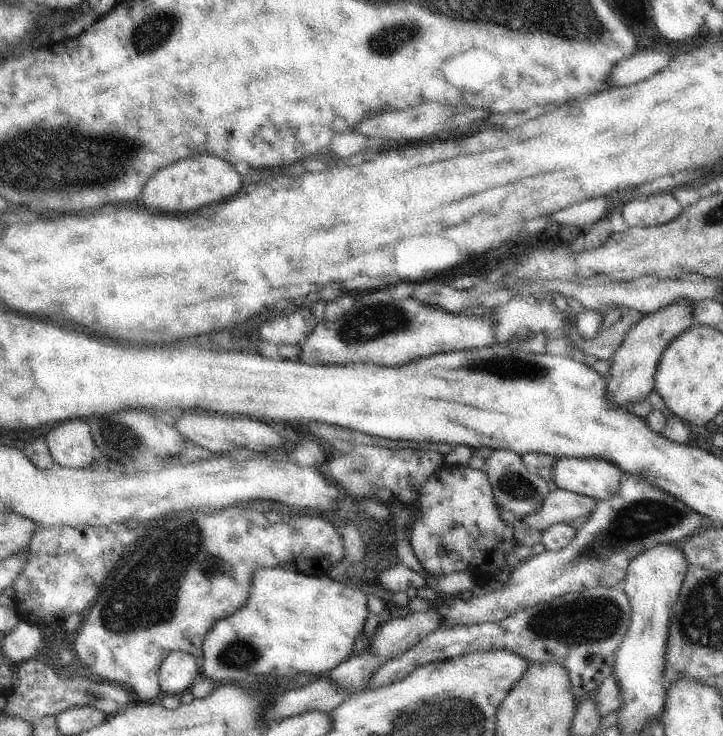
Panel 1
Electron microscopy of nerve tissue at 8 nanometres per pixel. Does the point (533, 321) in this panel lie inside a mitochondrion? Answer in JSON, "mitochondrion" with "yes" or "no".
{"mitochondrion":"no"}

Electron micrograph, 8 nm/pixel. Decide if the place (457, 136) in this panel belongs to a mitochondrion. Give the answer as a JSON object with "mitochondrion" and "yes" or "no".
{"mitochondrion":"no"}

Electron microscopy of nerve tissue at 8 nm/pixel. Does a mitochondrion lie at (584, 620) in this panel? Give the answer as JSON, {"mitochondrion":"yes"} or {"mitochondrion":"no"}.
{"mitochondrion":"yes"}

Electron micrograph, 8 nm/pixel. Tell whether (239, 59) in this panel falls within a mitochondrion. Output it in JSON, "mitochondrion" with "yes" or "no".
{"mitochondrion":"no"}

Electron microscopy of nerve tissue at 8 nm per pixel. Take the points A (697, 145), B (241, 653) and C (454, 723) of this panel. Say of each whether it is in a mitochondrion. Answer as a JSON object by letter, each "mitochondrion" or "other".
{"A":"other","B":"mitochondrion","C":"mitochondrion"}

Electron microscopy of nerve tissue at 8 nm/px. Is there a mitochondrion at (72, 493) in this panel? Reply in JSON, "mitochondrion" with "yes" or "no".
{"mitochondrion":"no"}

